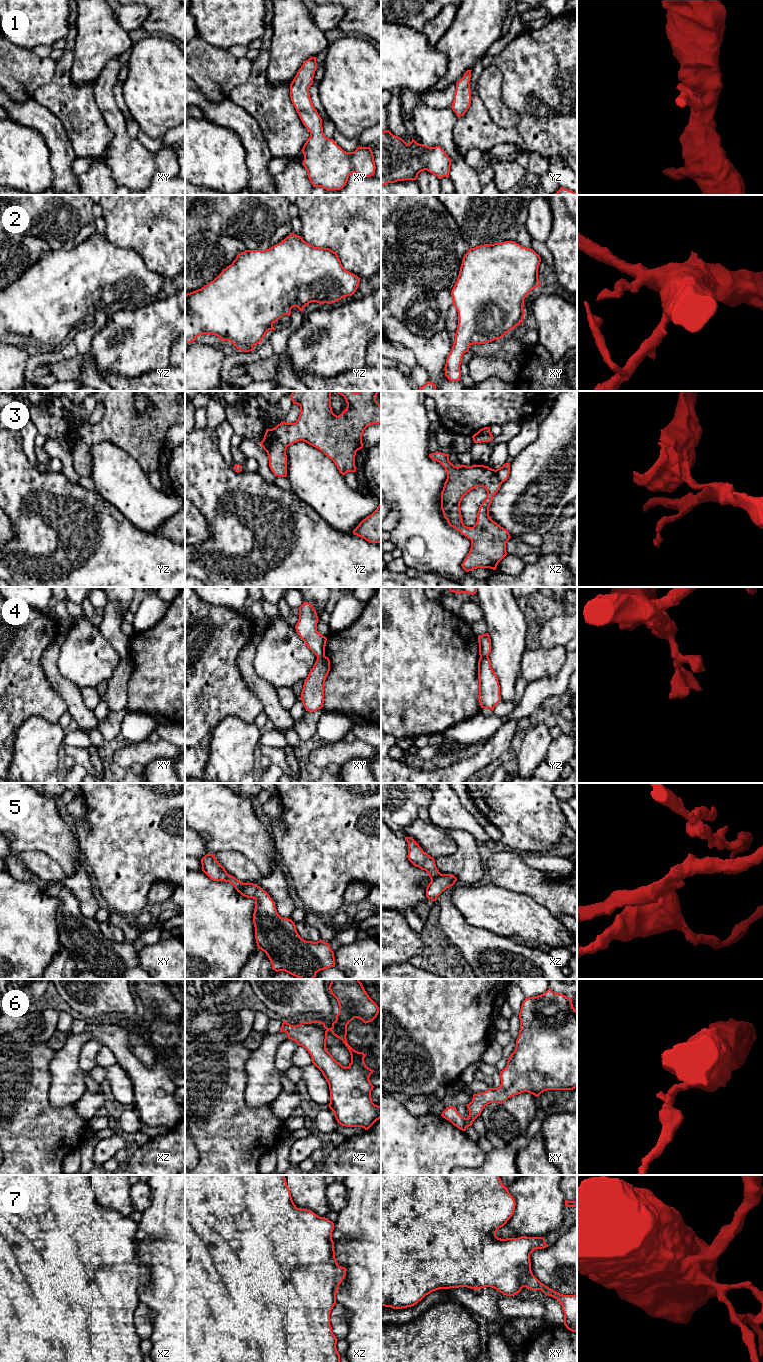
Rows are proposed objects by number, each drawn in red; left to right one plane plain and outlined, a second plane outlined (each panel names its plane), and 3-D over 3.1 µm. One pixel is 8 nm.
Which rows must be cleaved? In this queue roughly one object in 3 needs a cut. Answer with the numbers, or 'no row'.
3, 4, 5

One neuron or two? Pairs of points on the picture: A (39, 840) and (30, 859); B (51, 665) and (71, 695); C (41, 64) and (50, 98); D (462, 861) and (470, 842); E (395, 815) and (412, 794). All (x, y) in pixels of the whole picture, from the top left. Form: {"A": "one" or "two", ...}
{"A": "two", "B": "one", "C": "two", "D": "one", "E": "one"}

